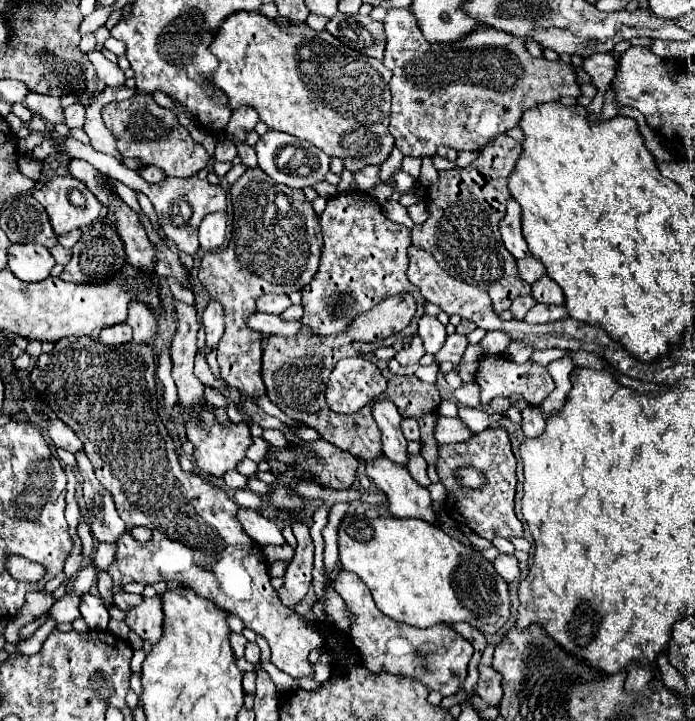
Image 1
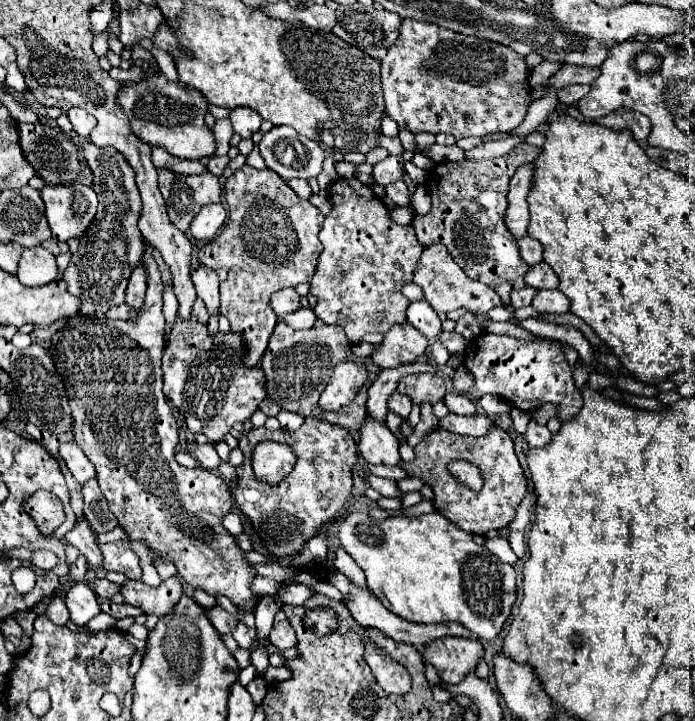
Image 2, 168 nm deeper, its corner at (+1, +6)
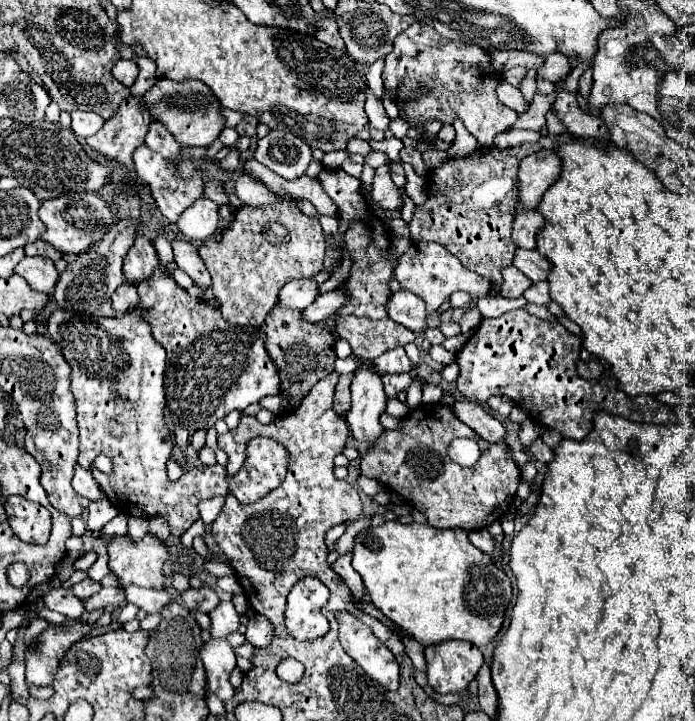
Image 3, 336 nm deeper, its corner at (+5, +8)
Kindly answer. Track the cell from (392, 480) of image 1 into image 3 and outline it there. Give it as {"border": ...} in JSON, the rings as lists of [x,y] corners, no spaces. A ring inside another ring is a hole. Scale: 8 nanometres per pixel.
{"border":[[[358,360],[358,368],[356,368],[354,380],[352,380],[352,408],[346,414],[346,422],[352,430],[352,436],[358,442],[374,444],[384,434],[384,426],[380,424],[380,416],[384,414],[384,410],[386,410],[386,394],[382,390],[382,380],[378,378],[378,374],[374,374],[372,364]]]}

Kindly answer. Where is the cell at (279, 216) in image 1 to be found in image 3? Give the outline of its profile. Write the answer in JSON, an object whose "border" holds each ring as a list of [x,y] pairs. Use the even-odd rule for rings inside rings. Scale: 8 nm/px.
{"border":[[[288,198],[258,208],[244,204],[234,212],[234,220],[222,232],[220,242],[208,240],[200,246],[222,318],[254,328],[264,326],[266,314],[278,302],[278,290],[288,280],[312,278],[324,268],[324,252],[326,242],[318,218],[302,214]]]}

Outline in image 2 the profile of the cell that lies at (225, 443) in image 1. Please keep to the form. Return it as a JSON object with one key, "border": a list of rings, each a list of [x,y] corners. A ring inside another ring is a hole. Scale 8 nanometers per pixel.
{"border":[[[190,314],[190,320],[176,316],[174,328],[166,338],[162,370],[166,398],[184,414],[188,430],[204,434],[212,444],[220,442],[234,422],[248,420],[268,398],[262,368],[244,366],[242,334],[232,330],[210,334],[208,326],[198,322],[194,314]]]}

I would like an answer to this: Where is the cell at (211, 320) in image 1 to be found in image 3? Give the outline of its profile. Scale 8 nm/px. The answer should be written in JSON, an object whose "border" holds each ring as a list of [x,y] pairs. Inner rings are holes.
{"border":[[[174,240],[172,248],[174,248],[176,266],[180,270],[184,270],[194,280],[196,286],[200,286],[202,290],[208,290],[212,286],[212,280],[210,280],[210,274],[198,254],[198,248],[190,242],[184,242],[184,240]]]}

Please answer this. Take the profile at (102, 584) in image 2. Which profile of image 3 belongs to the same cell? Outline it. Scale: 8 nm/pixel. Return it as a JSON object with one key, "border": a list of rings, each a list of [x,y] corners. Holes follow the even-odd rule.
{"border":[[[82,580],[80,584],[76,584],[76,586],[72,586],[72,592],[78,596],[78,598],[82,598],[82,600],[86,600],[86,598],[90,598],[90,596],[94,596],[96,592],[100,592],[102,590],[102,586],[100,586],[100,582],[94,582],[94,580]]]}

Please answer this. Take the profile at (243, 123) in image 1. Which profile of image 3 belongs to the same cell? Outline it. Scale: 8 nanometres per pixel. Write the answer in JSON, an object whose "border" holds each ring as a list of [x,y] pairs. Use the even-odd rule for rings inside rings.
{"border":[[[244,114],[242,122],[236,126],[236,132],[240,136],[254,136],[256,134],[256,126],[258,126],[258,118],[254,118],[250,114]]]}

